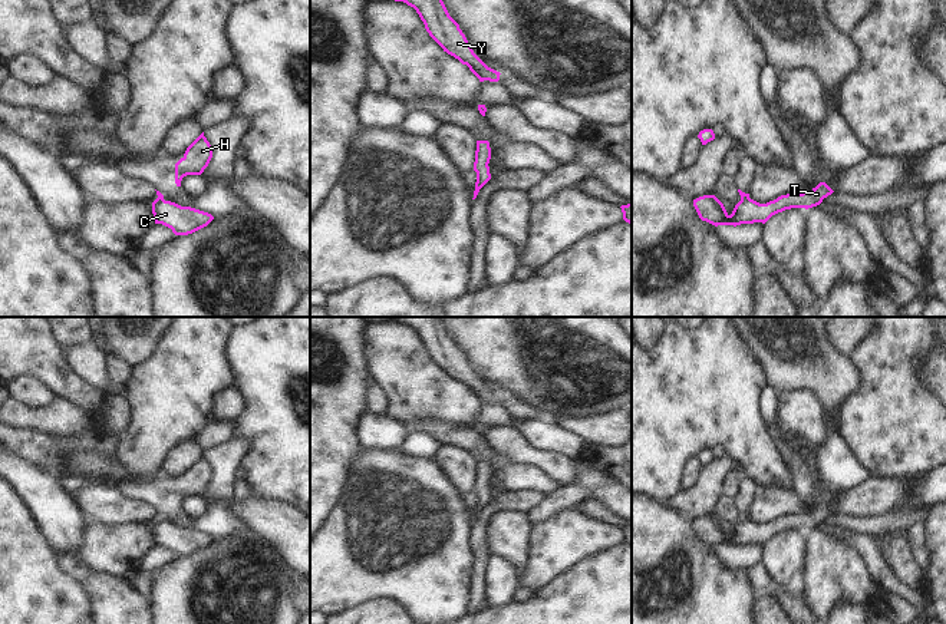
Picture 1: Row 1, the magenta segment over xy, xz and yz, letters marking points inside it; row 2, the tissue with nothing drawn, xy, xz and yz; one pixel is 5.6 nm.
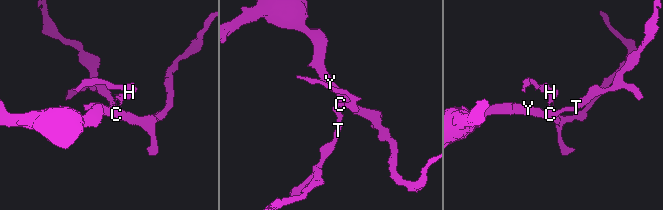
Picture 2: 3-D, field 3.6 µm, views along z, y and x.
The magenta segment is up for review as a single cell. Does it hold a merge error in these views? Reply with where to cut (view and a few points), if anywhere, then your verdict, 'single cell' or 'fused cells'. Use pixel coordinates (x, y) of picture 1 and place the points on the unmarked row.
xz (483, 426), (481, 435) | fused cells

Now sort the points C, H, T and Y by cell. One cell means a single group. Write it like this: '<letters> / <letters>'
C T Y / H

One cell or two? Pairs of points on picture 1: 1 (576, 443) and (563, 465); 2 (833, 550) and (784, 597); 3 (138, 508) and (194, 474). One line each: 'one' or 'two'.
1: two
2: two
3: two

